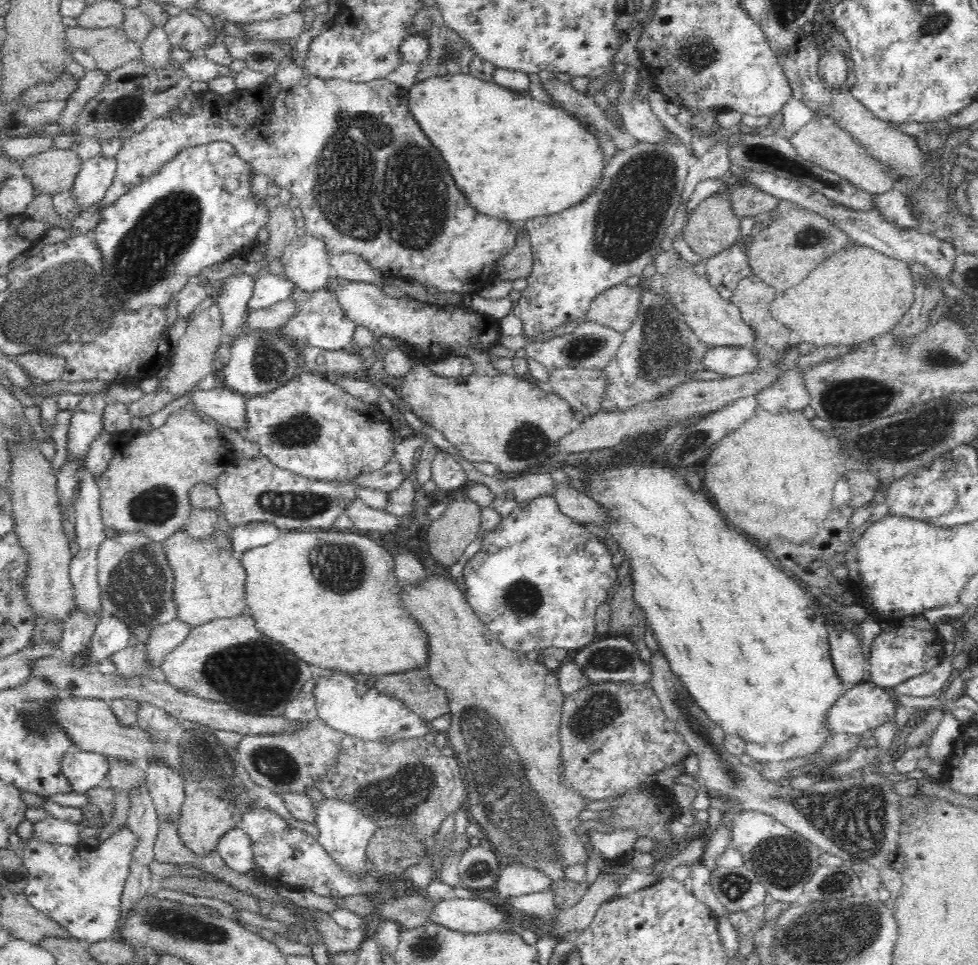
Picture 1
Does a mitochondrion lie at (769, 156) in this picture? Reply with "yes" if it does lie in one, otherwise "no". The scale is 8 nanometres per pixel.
yes

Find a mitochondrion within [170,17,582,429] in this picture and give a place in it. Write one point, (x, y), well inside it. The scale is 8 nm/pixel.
(362, 156)

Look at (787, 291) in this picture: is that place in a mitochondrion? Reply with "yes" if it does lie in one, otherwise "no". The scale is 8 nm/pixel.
no

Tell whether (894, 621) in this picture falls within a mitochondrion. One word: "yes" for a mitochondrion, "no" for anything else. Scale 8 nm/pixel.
no

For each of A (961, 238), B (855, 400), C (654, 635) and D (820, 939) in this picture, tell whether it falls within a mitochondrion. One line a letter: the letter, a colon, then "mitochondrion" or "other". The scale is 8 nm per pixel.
A: other
B: mitochondrion
C: other
D: mitochondrion

